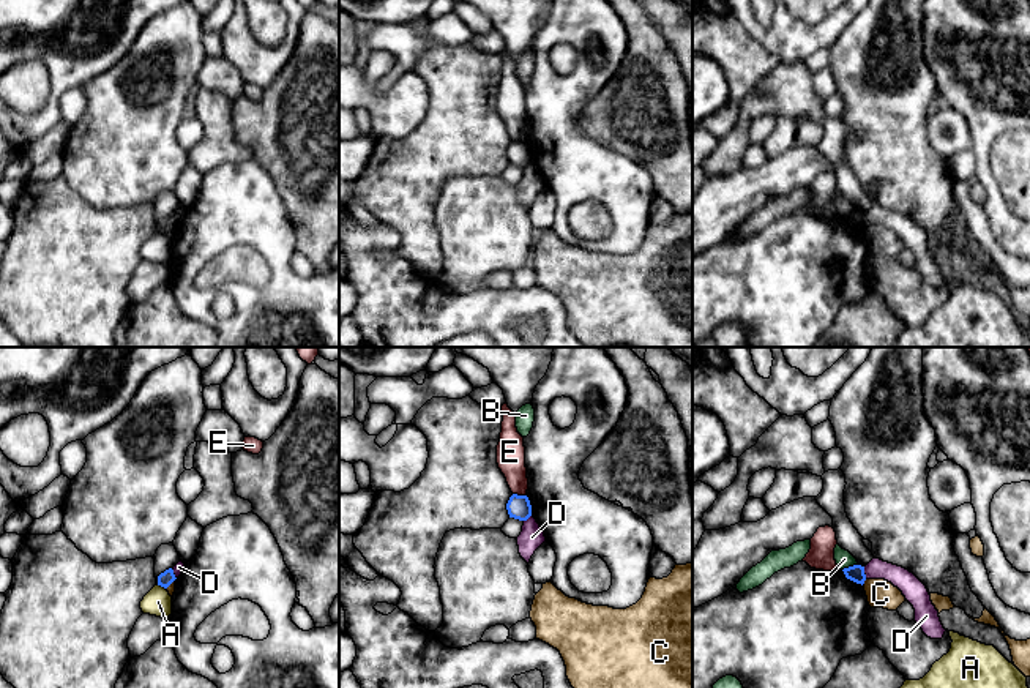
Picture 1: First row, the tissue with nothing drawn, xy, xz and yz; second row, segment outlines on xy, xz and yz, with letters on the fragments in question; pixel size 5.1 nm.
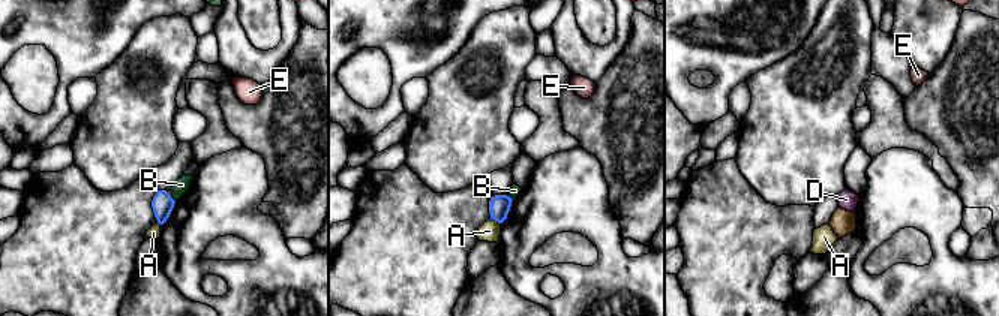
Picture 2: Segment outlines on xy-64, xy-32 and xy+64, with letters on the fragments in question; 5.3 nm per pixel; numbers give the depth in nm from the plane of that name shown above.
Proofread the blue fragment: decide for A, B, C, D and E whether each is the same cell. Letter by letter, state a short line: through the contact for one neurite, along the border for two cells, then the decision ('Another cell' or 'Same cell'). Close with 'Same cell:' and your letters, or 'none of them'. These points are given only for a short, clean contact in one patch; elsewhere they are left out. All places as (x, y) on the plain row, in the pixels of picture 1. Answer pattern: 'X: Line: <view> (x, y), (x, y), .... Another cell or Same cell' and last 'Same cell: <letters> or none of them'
A: Line: xy (158, 231), (164, 235). Another cell
B: Line: yz (857, 210), (843, 216). Another cell
C: Another cell
D: Line: yz (863, 213), (866, 224). Another cell
E: Another cell
Same cell: none of them

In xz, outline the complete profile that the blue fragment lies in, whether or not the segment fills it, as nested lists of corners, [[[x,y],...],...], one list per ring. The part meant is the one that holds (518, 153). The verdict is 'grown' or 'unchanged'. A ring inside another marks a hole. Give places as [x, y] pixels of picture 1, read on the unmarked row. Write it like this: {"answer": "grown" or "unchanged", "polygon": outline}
{"answer": "unchanged", "polygon": [[[513,140],[506,150],[509,164],[527,167],[532,163],[532,151],[527,142]]]}

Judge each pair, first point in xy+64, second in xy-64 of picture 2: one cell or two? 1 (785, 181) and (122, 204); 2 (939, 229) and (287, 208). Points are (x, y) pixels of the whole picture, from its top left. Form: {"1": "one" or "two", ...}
{"1": "two", "2": "two"}

